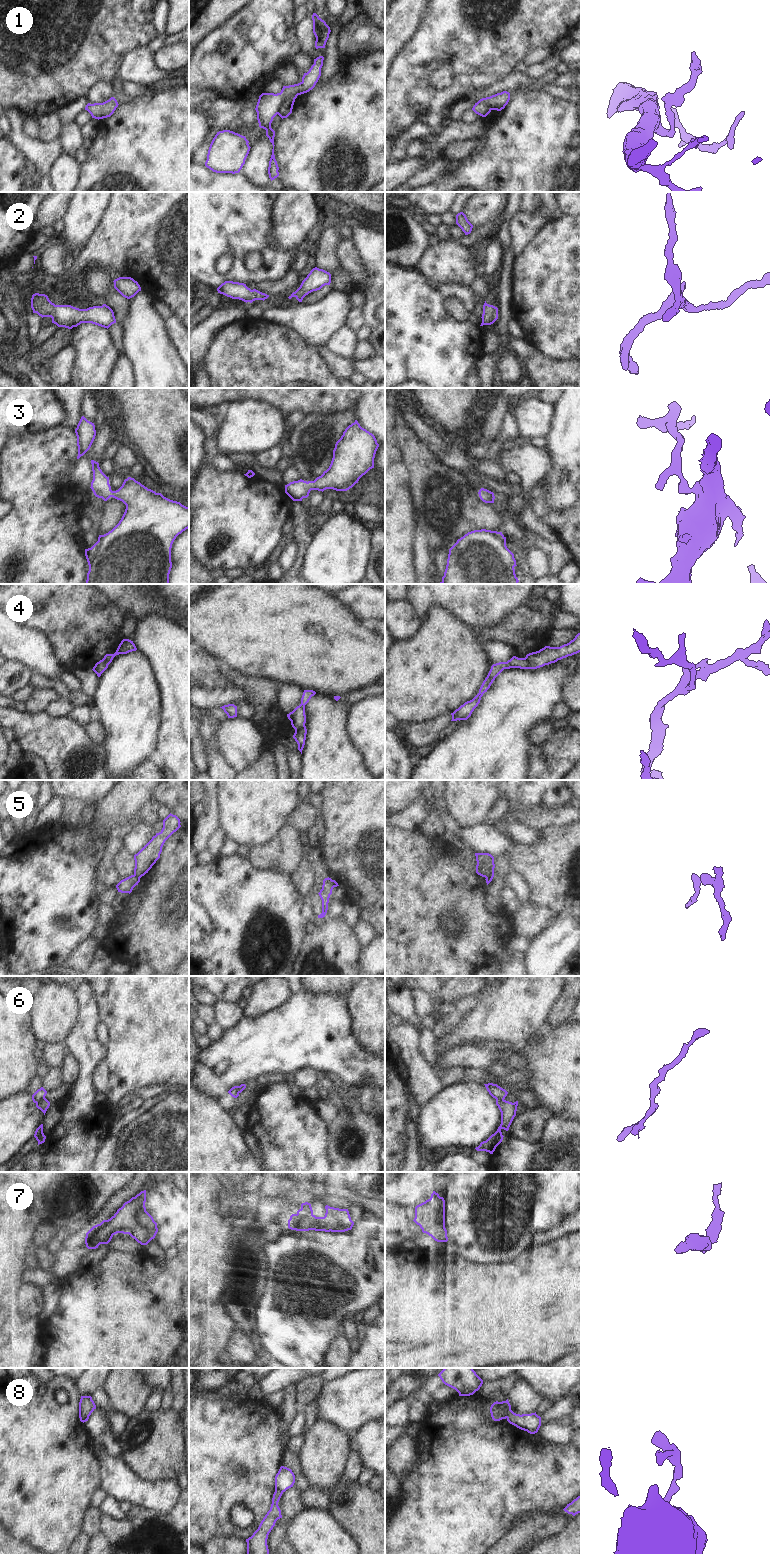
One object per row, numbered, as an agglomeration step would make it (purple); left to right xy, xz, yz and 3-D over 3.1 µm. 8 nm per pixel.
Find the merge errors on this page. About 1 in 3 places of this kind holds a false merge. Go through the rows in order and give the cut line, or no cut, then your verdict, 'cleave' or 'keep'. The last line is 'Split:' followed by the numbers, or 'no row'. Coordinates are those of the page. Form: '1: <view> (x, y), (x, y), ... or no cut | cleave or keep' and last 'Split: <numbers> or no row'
1: no cut | keep
2: no cut | keep
3: no cut | keep
4: yz (524, 658), (529, 668) | cleave
5: xy (134, 874), (139, 879) | cleave
6: xy (44, 1096), (36, 1103) | cleave
7: no cut | keep
8: xz (275, 1489), (282, 1493) | cleave
Split: 4, 5, 6, 8

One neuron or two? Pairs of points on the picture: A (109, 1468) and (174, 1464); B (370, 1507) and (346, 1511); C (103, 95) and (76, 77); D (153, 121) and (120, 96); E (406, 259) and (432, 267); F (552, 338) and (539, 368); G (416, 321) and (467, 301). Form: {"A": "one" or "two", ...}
{"A": "two", "B": "one", "C": "two", "D": "two", "E": "two", "F": "two", "G": "one"}

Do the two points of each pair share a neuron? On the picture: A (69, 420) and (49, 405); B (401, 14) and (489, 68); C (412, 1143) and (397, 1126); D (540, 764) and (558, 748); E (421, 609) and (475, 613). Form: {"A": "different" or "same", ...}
{"A": "different", "B": "different", "C": "different", "D": "same", "E": "same"}

